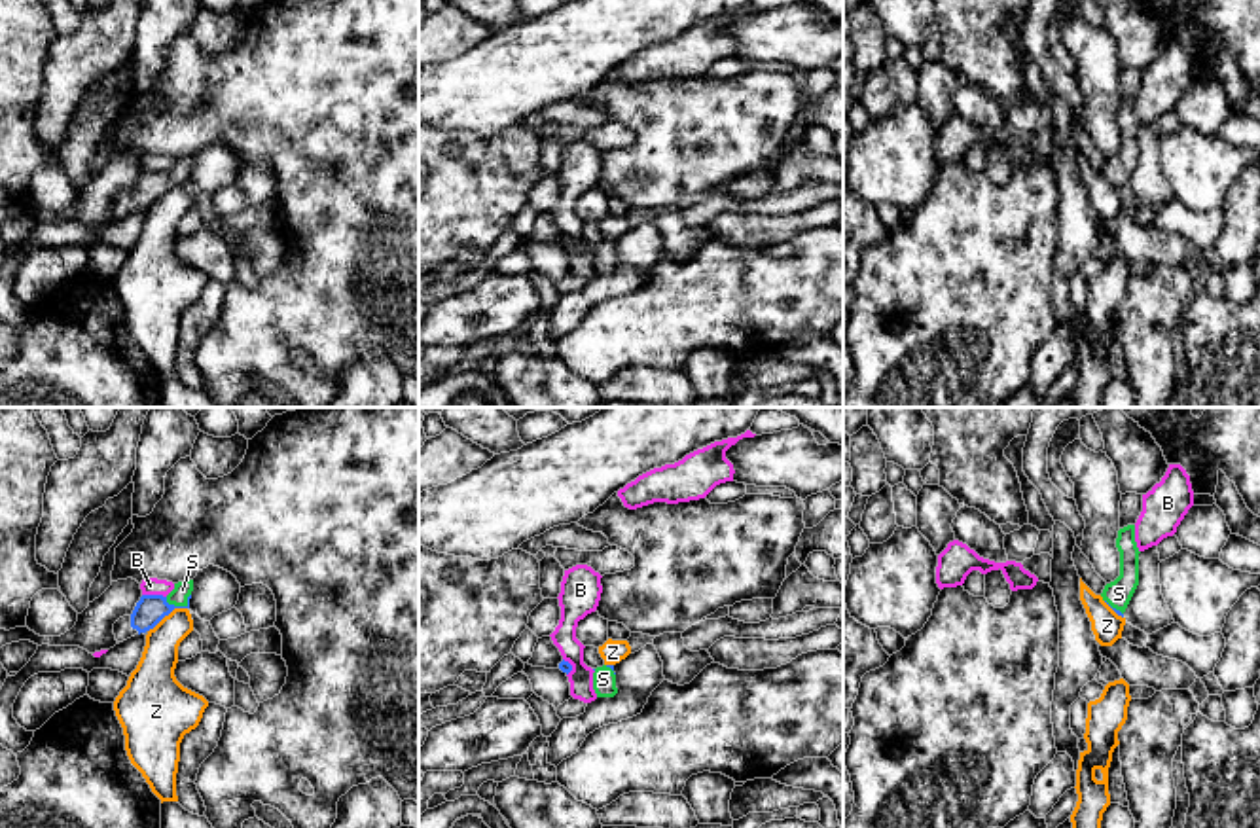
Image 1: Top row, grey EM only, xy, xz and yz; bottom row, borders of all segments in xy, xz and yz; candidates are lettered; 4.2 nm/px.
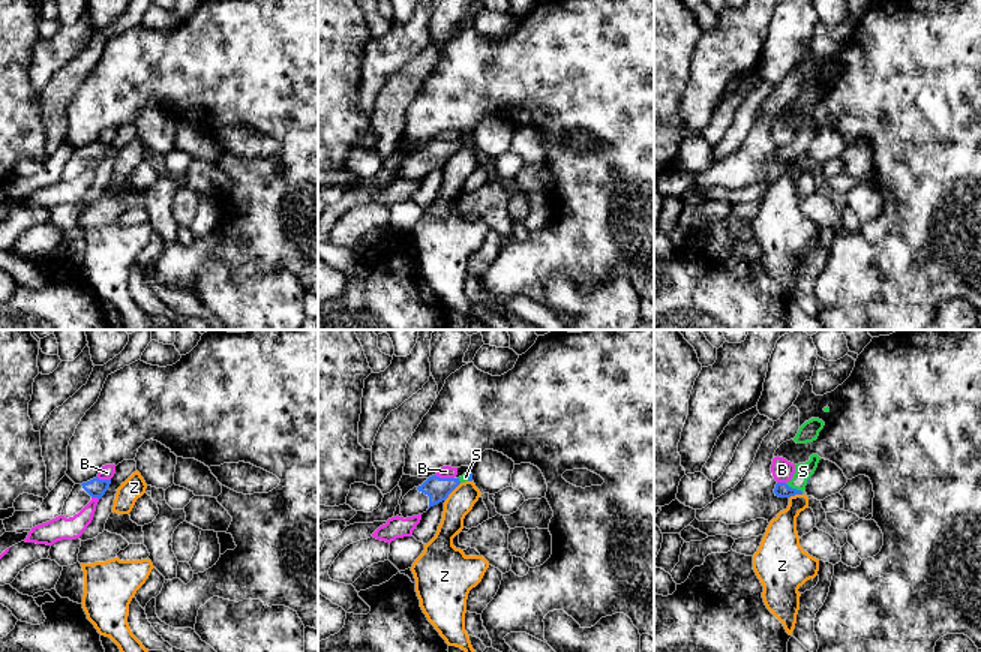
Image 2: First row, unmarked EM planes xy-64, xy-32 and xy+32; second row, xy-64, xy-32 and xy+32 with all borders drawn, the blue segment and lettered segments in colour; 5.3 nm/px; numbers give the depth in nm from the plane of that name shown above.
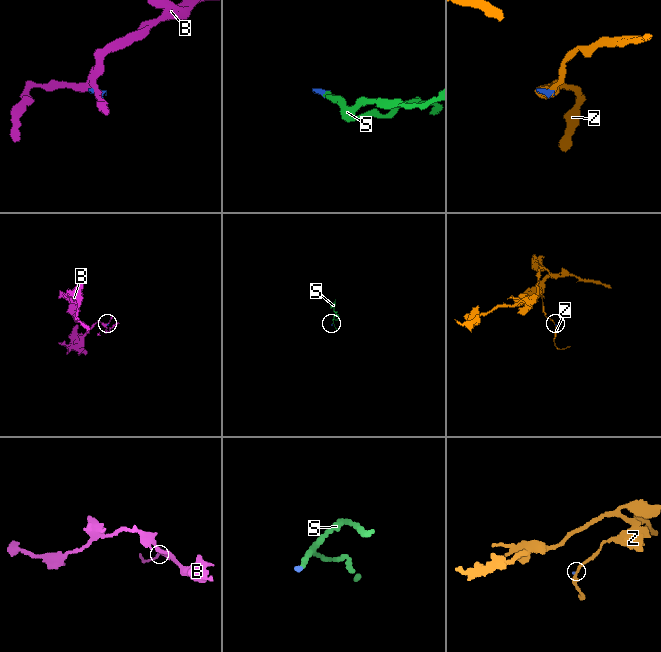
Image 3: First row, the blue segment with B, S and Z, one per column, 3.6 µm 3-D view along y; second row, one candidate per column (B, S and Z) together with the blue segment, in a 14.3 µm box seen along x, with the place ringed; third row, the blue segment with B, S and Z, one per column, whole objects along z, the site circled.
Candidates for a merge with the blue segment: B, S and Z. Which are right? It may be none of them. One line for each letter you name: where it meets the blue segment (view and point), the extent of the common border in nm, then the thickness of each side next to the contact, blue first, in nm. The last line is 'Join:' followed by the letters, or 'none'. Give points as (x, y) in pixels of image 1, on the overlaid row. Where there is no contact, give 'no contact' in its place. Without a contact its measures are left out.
S: meets blue in xy at (179, 607); contact 120 nm long; 120 nm thick on the blue side, 80 nm on the other
Join: S

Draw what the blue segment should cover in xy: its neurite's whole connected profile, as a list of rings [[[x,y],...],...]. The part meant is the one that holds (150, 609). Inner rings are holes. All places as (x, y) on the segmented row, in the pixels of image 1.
[[[193,580],[174,584],[174,589],[163,595],[142,595],[131,616],[123,616],[114,623],[117,642],[153,629],[174,608],[189,608]]]

